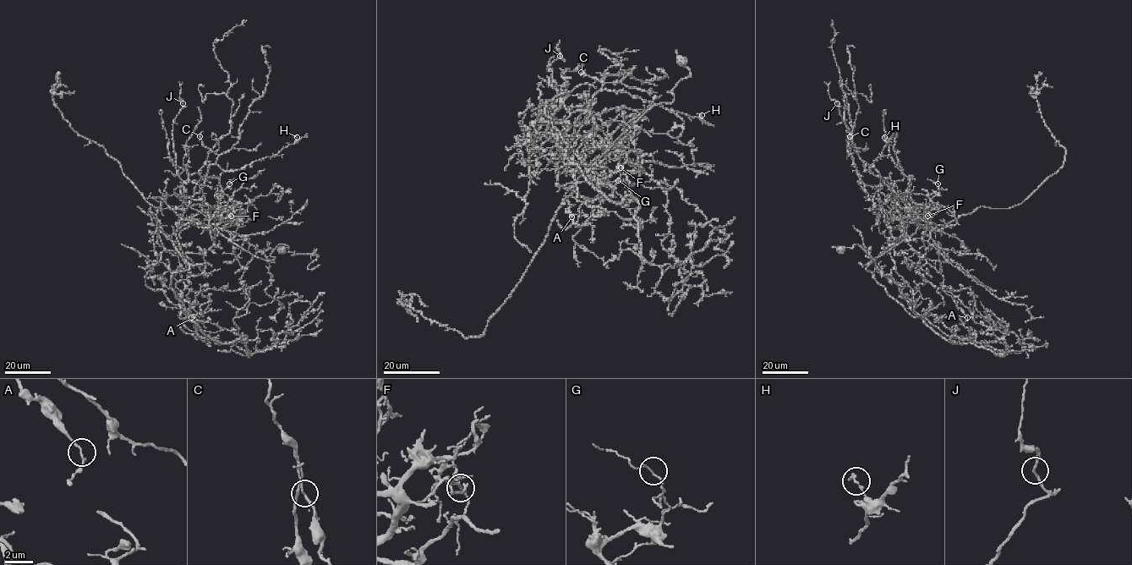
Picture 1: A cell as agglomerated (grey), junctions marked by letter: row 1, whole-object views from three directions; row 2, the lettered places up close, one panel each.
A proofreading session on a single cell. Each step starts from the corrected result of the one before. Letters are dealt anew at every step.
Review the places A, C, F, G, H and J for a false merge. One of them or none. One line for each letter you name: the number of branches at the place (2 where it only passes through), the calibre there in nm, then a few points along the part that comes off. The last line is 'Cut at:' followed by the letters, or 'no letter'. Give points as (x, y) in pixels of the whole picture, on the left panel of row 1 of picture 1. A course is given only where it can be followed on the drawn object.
F: Branches: 2. Thickness 120 nm. Course of the part to remove: (231, 216), (196, 225), (172, 206), (150, 205), (105, 149), (63, 117), (52, 95), (74, 91)
Cut at: F

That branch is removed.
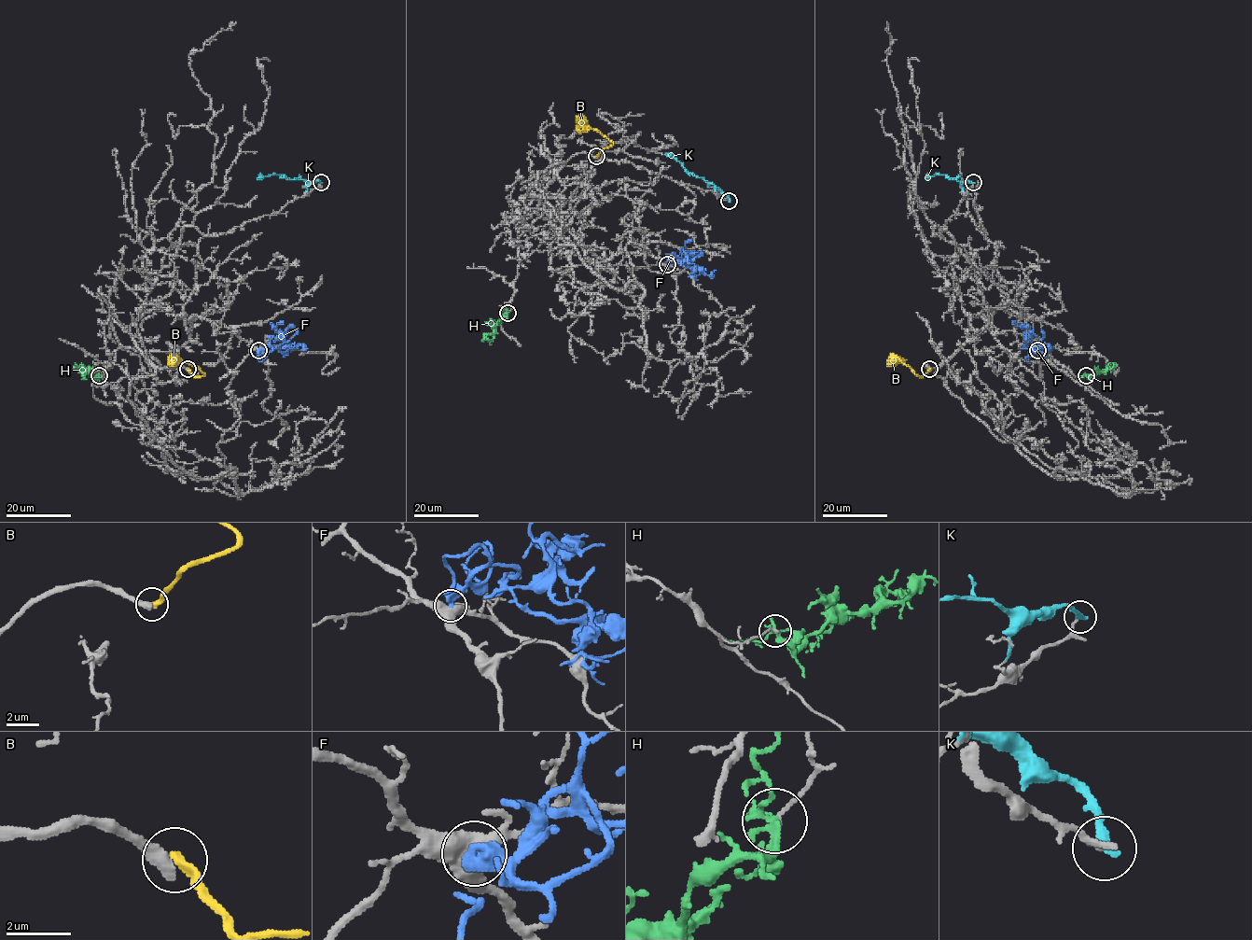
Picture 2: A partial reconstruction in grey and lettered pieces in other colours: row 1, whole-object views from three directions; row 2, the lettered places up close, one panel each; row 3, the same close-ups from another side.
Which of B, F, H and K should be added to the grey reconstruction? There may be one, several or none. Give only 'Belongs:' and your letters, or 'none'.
Belongs: none

